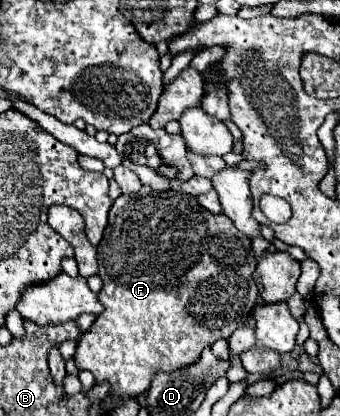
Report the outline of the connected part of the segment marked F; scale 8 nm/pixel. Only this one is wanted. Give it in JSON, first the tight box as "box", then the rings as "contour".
{"box":[78,186,258,398],"contour":[[[144,186],[138,194],[116,198],[108,212],[104,238],[98,244],[98,276],[102,278],[98,298],[106,310],[78,342],[78,370],[92,372],[96,384],[108,382],[112,396],[134,398],[150,388],[158,372],[196,364],[202,350],[222,338],[220,328],[242,326],[246,312],[258,304],[254,268],[256,256],[250,240],[234,228],[228,216],[206,212],[194,196],[180,190],[154,192]]]}

